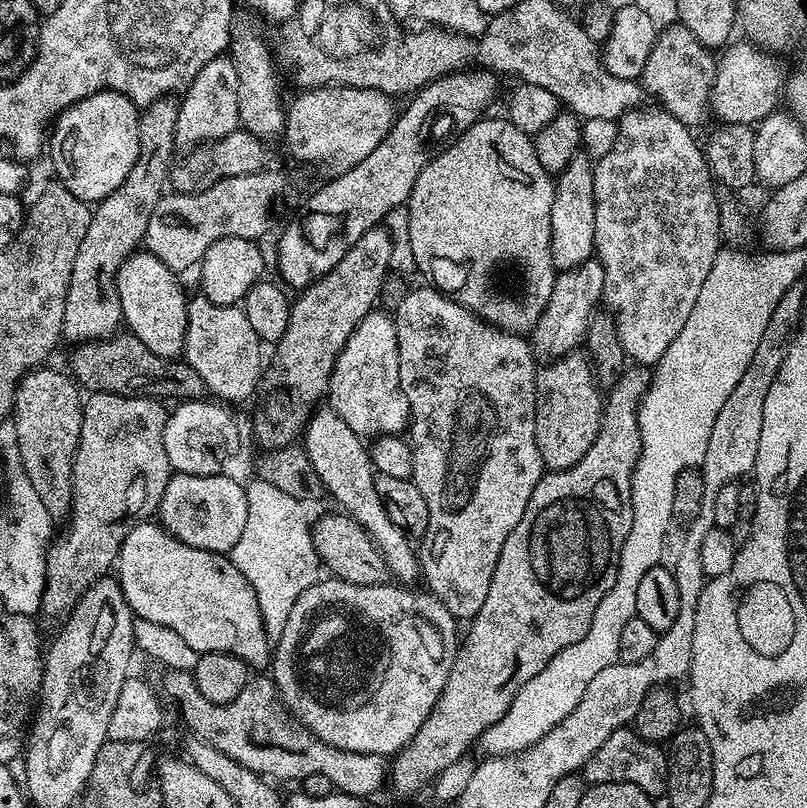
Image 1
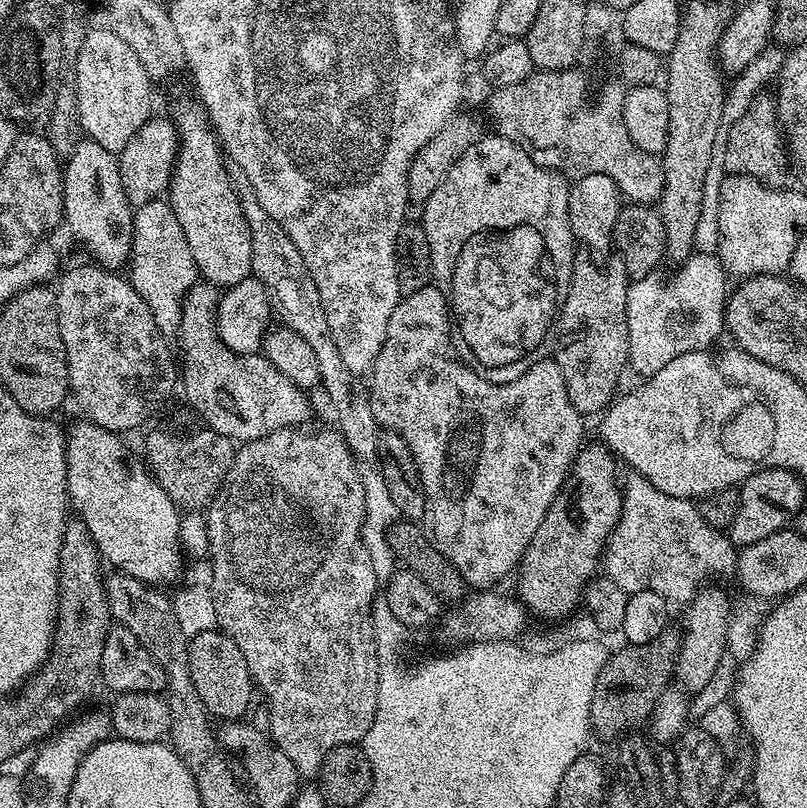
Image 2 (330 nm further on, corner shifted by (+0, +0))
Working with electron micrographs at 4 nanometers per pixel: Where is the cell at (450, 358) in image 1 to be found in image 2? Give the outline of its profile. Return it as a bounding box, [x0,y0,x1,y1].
[370,286,584,590]

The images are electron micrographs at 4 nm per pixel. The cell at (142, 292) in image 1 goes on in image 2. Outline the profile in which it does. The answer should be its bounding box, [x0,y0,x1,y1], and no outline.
[63,139,133,270]

